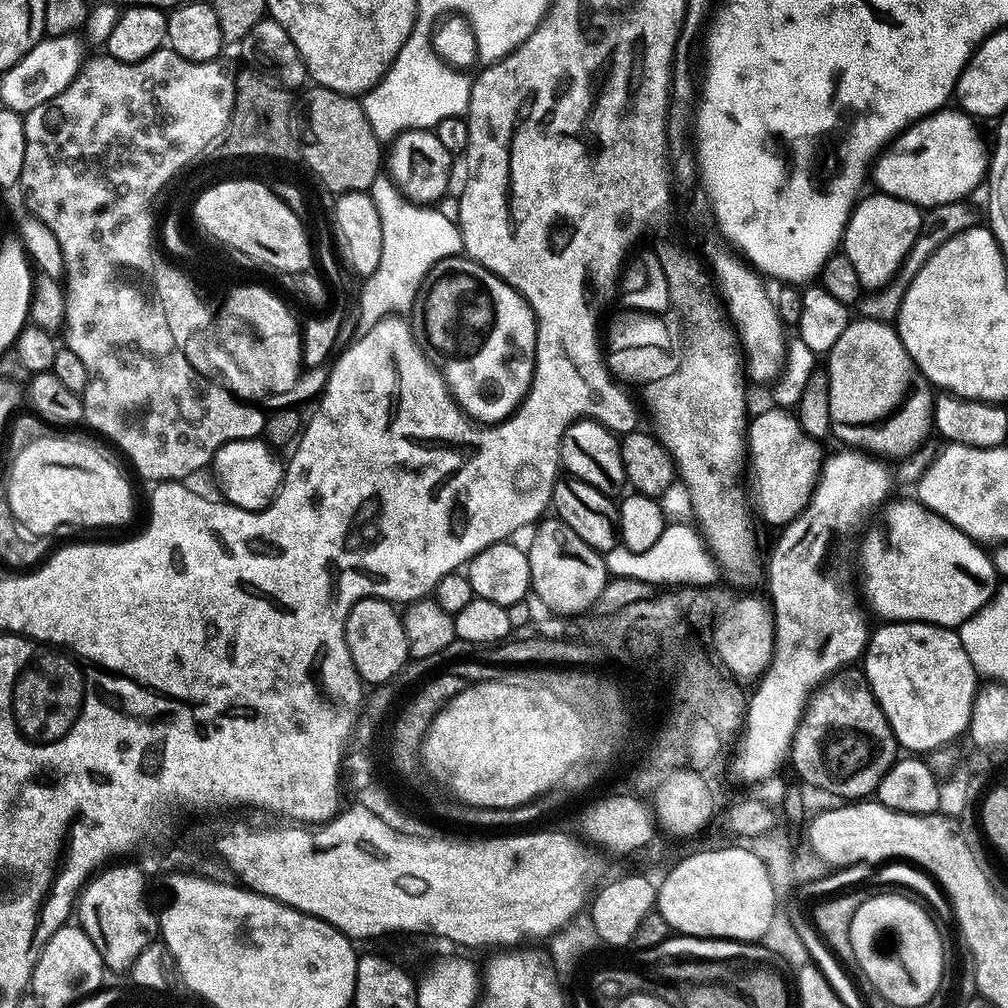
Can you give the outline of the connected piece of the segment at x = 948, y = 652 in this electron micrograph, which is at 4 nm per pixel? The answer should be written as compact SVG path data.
M923 620L884 622L881 625L877 632L875 629L871 633L868 646L864 649L862 675L868 681L868 689L874 694L882 714L890 722L890 730L897 745L908 754L935 753L951 745L951 740L968 732L978 691L974 666L962 646L959 631L939 628L938 625L926 624Z

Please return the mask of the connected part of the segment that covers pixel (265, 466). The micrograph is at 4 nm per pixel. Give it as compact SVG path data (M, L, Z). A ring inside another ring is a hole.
M260 438L226 442L216 451L210 465L211 471L216 471L216 480L220 483L219 495L227 503L242 510L261 512L267 508L284 480L285 465L275 455L279 456Z

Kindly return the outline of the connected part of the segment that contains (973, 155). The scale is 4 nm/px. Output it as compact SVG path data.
M963 110L948 111L934 112L930 116L923 116L915 124L909 124L875 157L876 169L871 169L870 176L876 179L876 184L880 187L877 189L883 195L905 200L921 210L927 210L934 206L963 201L979 184L981 187L990 159L989 153L986 151L986 144L984 148L975 126L972 125L975 124L973 117Z

